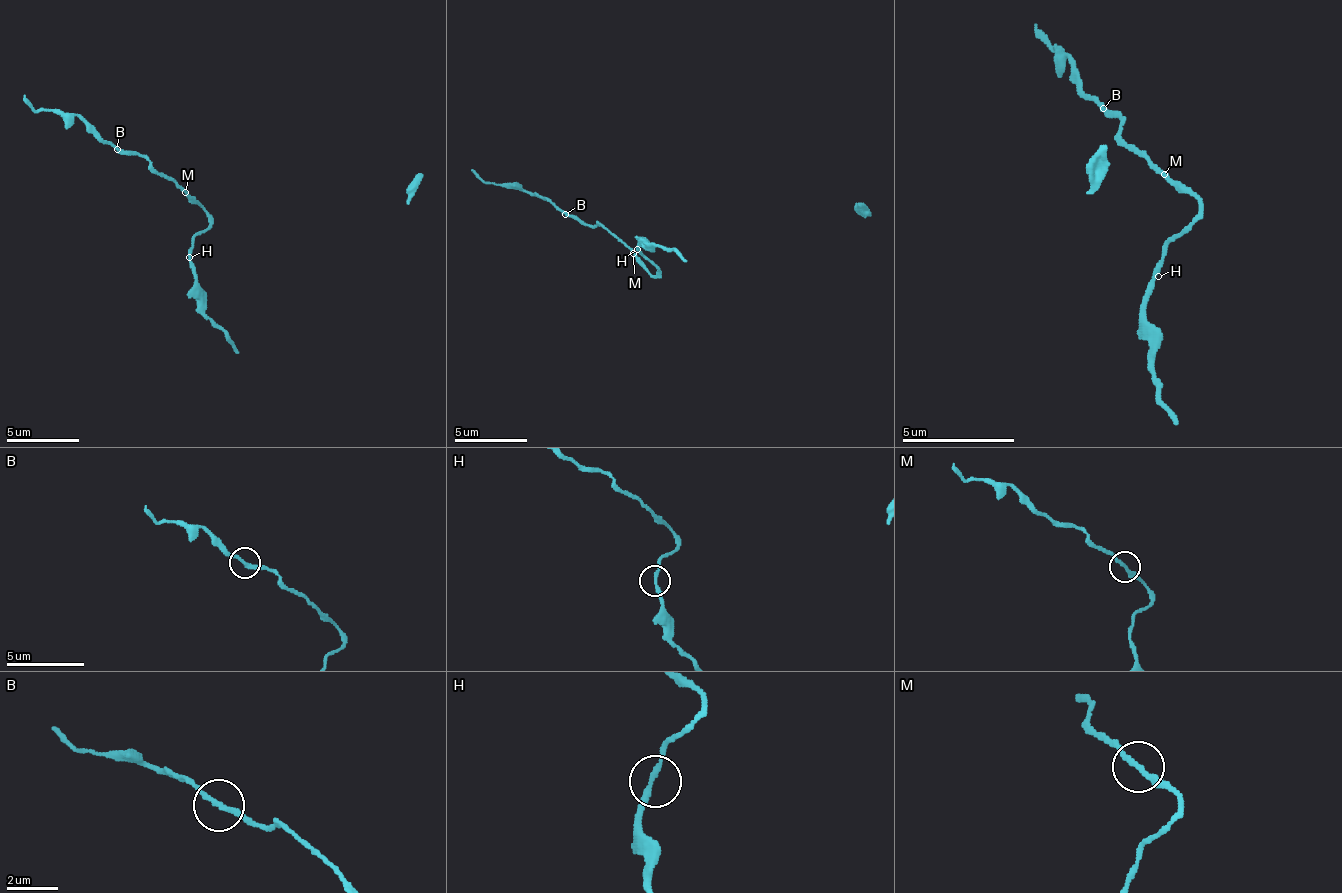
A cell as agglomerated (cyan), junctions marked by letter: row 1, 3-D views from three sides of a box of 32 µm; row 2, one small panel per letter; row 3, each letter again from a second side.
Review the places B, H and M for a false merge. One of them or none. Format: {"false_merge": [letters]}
{"false_merge": []}

